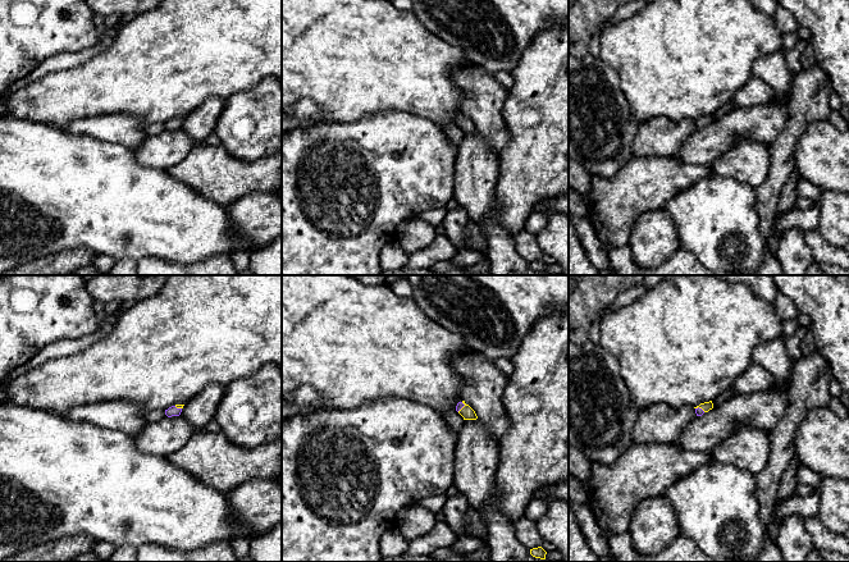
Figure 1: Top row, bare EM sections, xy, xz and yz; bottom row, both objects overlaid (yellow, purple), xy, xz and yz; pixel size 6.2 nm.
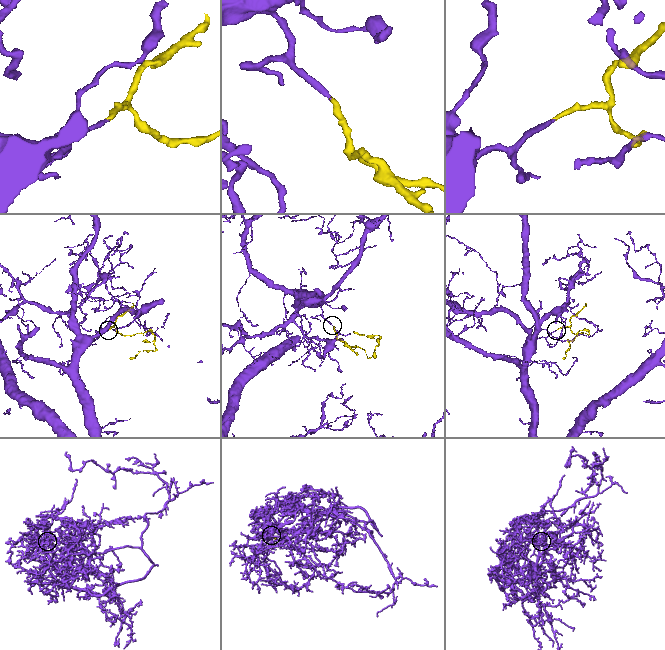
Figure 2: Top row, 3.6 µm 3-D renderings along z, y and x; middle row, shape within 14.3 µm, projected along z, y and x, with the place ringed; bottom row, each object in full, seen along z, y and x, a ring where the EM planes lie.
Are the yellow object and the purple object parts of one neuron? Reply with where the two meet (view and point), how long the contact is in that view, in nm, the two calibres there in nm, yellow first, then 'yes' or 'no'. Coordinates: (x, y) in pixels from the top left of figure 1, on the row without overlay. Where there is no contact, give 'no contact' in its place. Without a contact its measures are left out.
meets yellow in xz at (462, 120); contact 70 nm long; 80 nm thick on the yellow side, 50 nm on the other; yes

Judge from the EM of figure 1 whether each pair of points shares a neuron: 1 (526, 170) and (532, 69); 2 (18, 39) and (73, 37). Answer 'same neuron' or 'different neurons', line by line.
1: same neuron
2: same neuron

